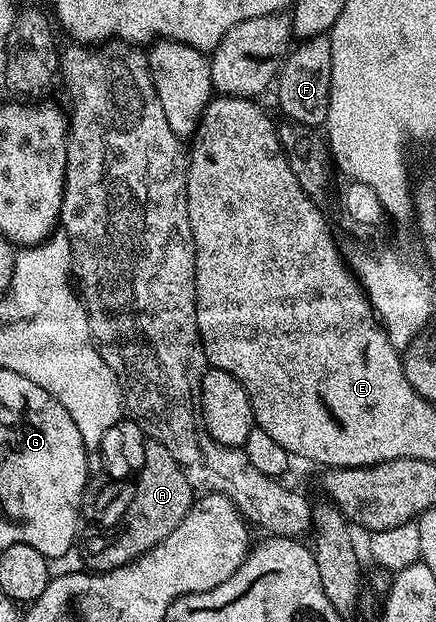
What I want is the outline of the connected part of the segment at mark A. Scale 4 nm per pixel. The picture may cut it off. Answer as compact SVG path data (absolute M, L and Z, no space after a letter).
M155 442L145 443L144 454L145 461L134 480L136 489L130 492L129 505L120 520L105 527L105 532L90 537L84 544L82 564L93 573L109 572L131 564L158 546L158 542L162 542L162 538L166 538L166 534L170 534L170 530L174 530L174 526L178 526L178 522L182 522L192 508L194 489L190 482L186 482L186 474L174 454L170 454L166 446Z

